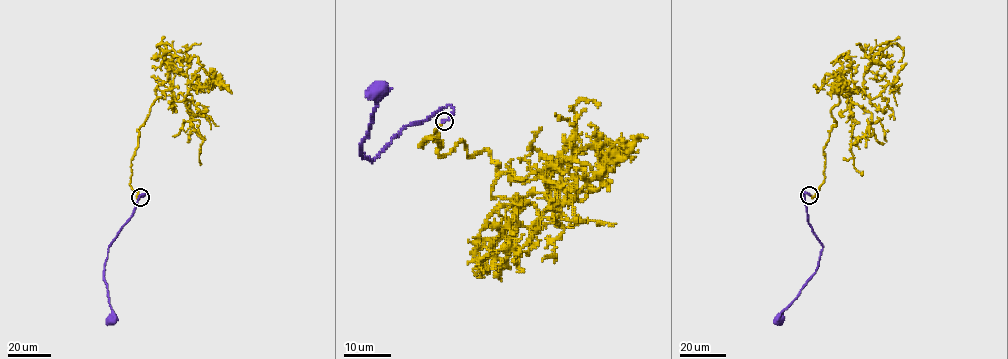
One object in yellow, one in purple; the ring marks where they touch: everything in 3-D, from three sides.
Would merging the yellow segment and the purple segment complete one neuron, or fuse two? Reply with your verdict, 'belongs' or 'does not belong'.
belongs

